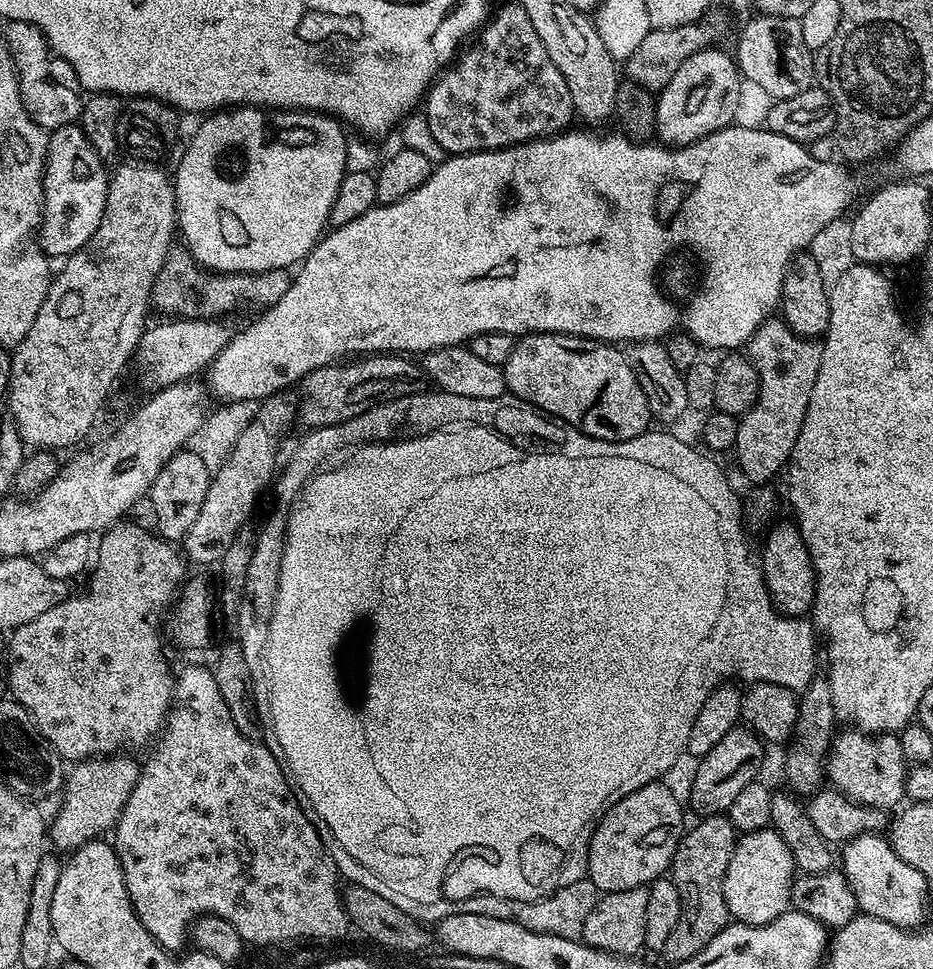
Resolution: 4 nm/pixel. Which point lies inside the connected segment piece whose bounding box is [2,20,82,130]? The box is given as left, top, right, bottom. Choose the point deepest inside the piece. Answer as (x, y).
(51, 105)

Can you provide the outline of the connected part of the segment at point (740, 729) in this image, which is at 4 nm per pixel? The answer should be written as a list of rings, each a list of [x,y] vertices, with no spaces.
[[[737,726],[730,730],[730,734],[726,734],[726,738],[722,738],[722,742],[718,742],[718,746],[714,746],[714,750],[710,750],[710,754],[699,757],[696,773],[692,776],[692,789],[688,792],[688,800],[692,803],[692,808],[697,813],[697,817],[719,816],[727,813],[730,806],[734,806],[734,798],[738,798],[738,794],[742,794],[742,789],[750,786],[757,779],[756,776],[760,772],[760,767],[764,764],[764,748],[765,741],[761,740],[751,728],[747,726]]]

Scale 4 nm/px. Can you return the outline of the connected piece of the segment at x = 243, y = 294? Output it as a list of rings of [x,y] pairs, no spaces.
[[[187,250],[169,252],[162,268],[154,278],[151,307],[165,312],[168,318],[185,320],[215,320],[228,318],[231,312],[259,313],[274,306],[292,284],[289,269],[265,272],[213,272],[201,266]]]

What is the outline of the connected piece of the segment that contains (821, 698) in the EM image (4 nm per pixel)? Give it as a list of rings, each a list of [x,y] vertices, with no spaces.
[[[827,678],[812,679],[808,688],[799,697],[796,726],[786,744],[788,757],[784,760],[784,776],[788,779],[787,787],[793,793],[807,798],[812,793],[821,791],[826,780],[825,764],[828,750],[832,746],[834,733],[837,731],[836,723],[838,723],[838,717],[836,707],[832,705],[830,682]]]

